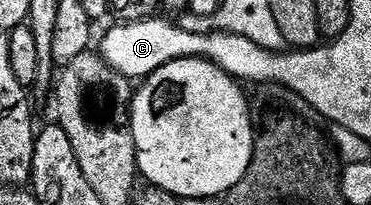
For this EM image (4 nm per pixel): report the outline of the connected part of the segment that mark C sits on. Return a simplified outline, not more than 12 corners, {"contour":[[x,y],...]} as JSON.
{"contour":[[151,17],[121,22],[98,53],[136,81],[180,59],[207,59],[254,85],[268,51],[236,34],[187,33]]}

